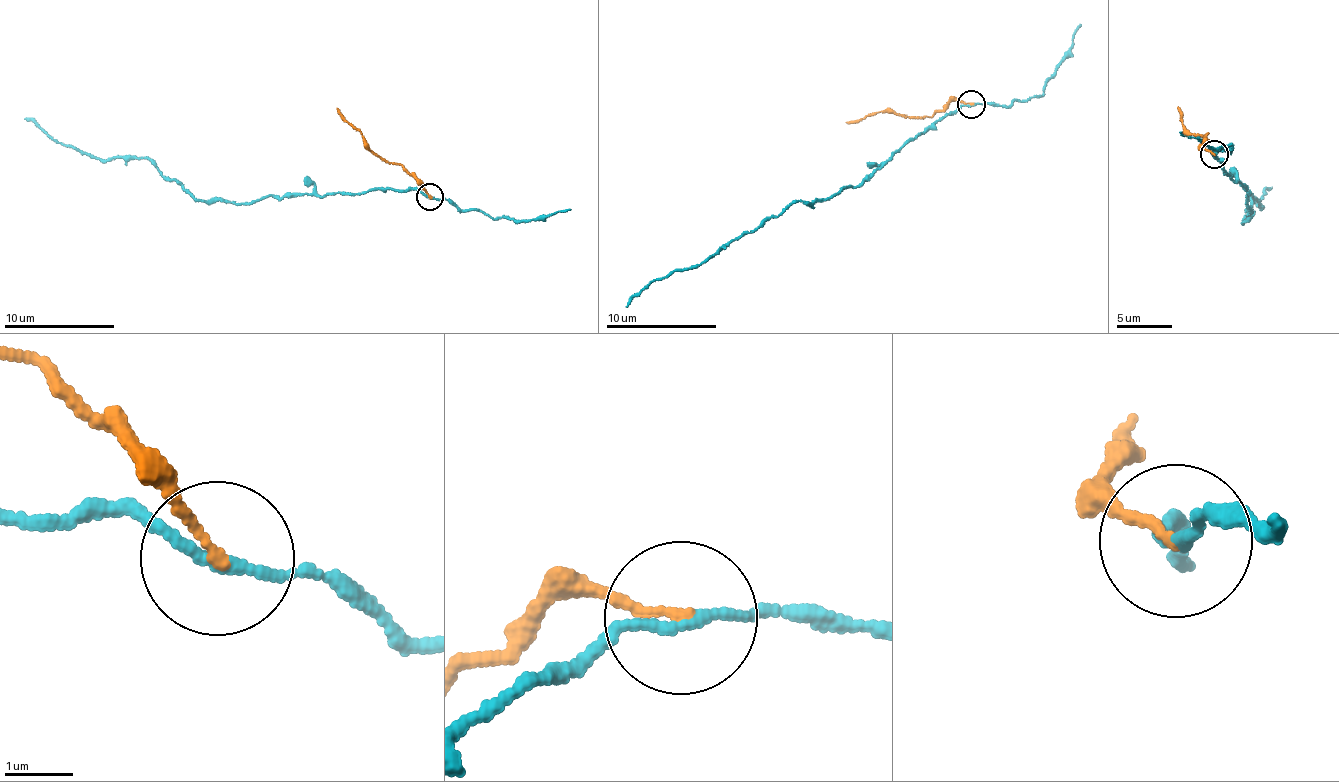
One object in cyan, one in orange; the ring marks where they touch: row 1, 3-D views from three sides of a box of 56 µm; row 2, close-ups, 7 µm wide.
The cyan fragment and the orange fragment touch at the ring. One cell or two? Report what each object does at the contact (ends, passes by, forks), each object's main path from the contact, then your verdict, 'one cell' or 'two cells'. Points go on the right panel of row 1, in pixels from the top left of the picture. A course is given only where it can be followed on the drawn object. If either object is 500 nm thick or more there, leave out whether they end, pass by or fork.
cyan passes by; orange ends; course cyan (1215, 154), (1235, 183), (1249, 192), (1246, 204), (1250, 217), (1242, 222), (1252, 195), (1261, 209), (1273, 186); course orange (1215, 154), (1203, 144), (1208, 133), (1195, 136), (1185, 128), (1177, 106); two cells

